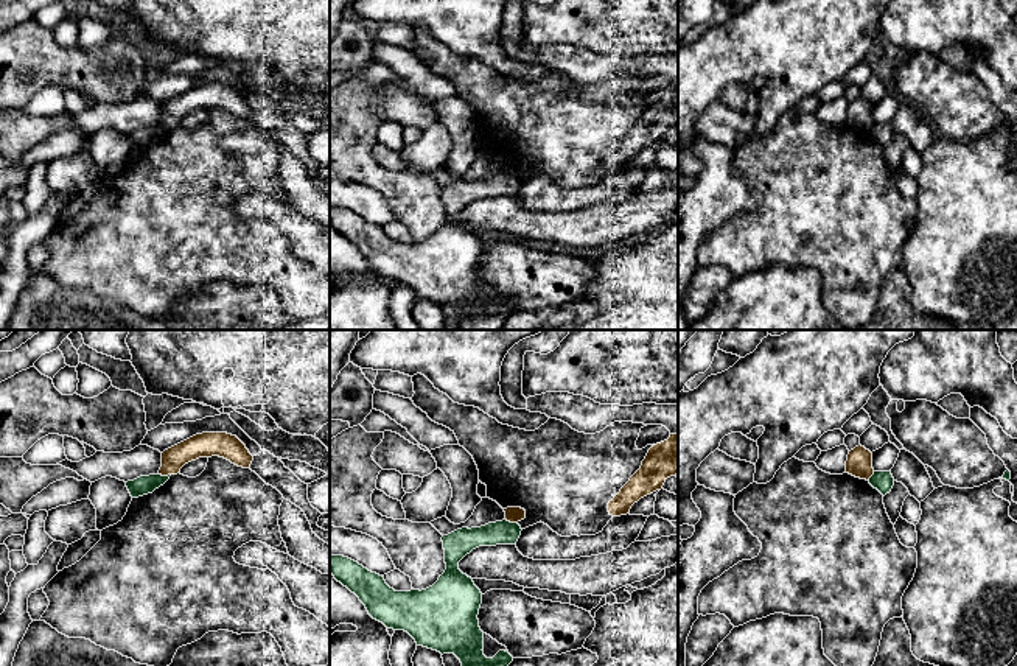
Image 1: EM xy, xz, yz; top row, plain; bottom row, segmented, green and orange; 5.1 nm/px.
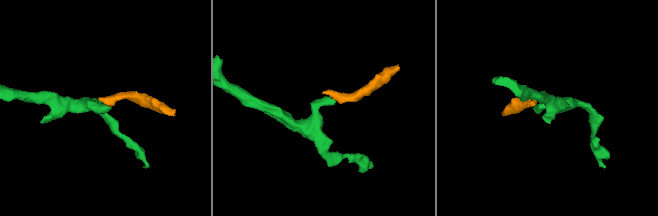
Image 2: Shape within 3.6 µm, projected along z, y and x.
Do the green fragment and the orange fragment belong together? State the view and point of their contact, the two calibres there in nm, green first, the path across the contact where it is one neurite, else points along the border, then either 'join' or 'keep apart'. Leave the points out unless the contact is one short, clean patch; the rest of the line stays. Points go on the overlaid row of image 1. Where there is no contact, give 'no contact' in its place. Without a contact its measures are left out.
contact xy (164, 476); calibres 100 and 130 nm; border xy (157, 473), (170, 475); keep apart

